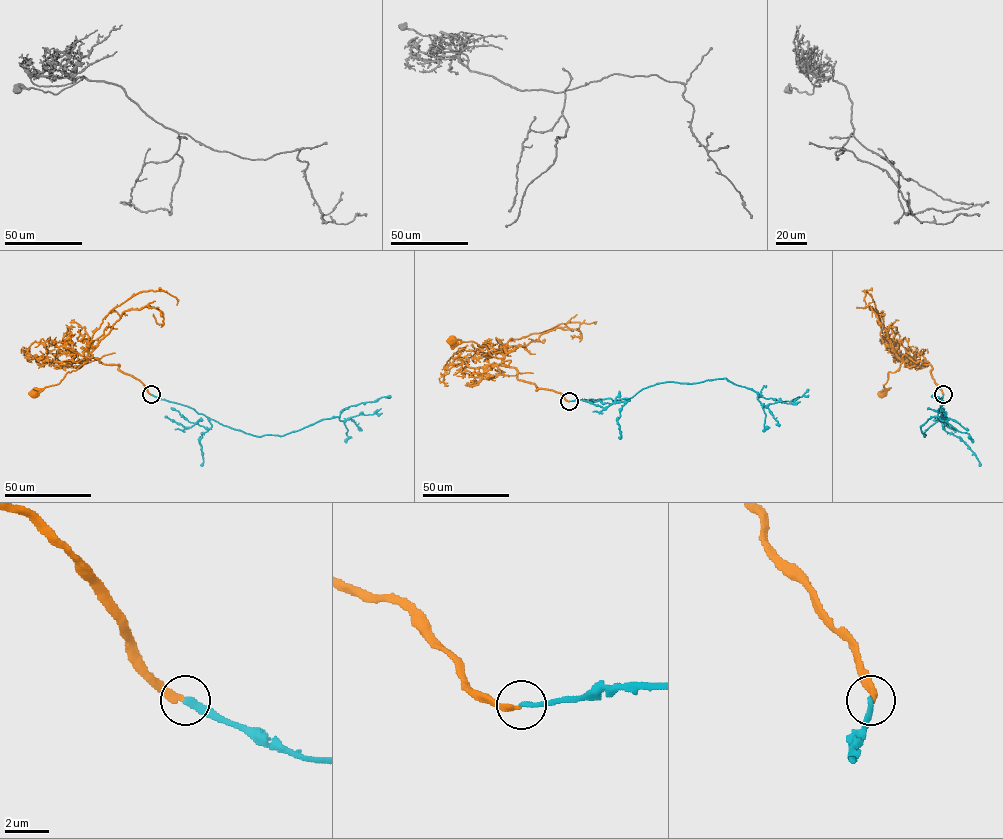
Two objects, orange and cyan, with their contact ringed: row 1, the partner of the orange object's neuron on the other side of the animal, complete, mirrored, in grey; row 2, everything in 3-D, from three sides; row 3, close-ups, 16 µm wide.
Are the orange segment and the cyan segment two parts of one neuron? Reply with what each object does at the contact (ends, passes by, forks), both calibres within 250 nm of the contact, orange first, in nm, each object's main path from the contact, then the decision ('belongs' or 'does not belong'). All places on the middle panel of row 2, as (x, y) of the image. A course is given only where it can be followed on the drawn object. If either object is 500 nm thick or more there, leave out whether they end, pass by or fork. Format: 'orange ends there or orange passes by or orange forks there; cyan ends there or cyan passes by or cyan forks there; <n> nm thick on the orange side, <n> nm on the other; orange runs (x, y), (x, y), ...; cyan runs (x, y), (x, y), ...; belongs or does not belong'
orange ends there; cyan ends there; 280 nm thick on the orange side, 260 nm on the other; orange runs (569, 401), (560, 393), (536, 390), (534, 384), (519, 380), (514, 367), (493, 356), (485, 346), (452, 340); cyan runs (569, 401), (615, 401), (666, 382), (726, 378), (758, 396), (780, 401), (794, 400), (808, 389); does not belong

